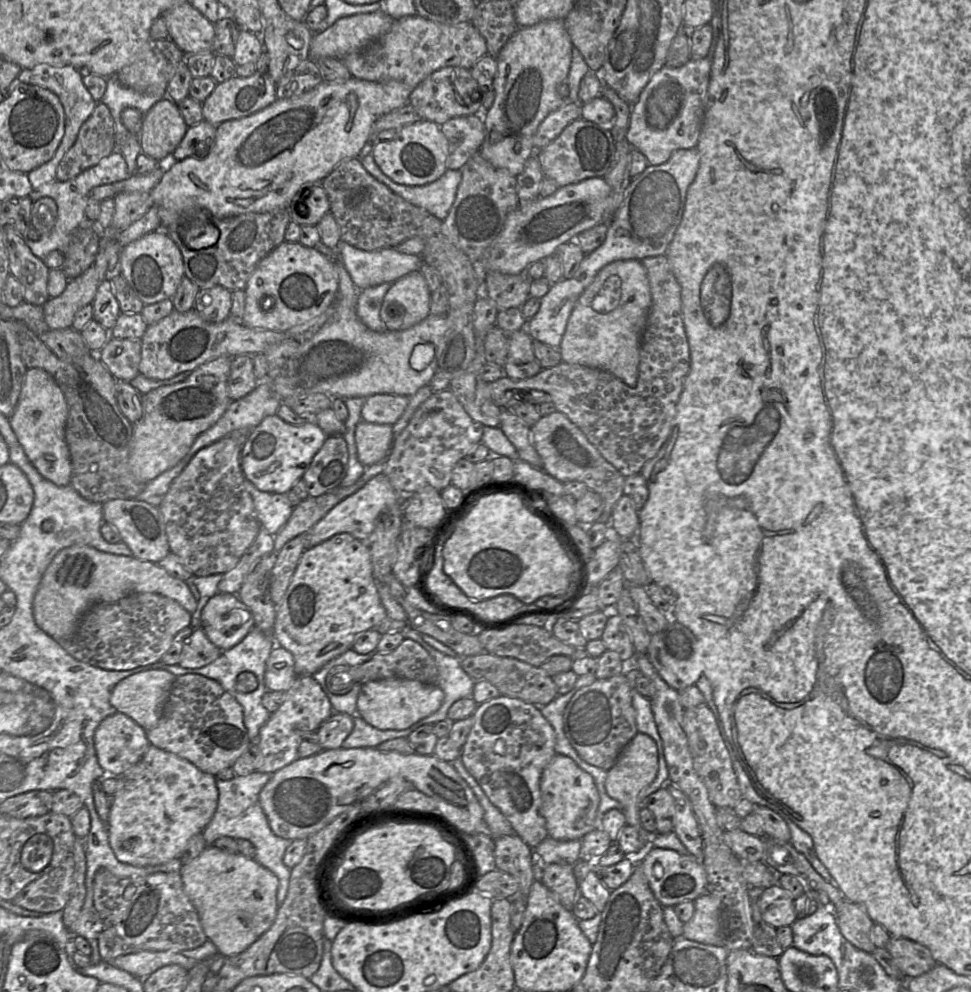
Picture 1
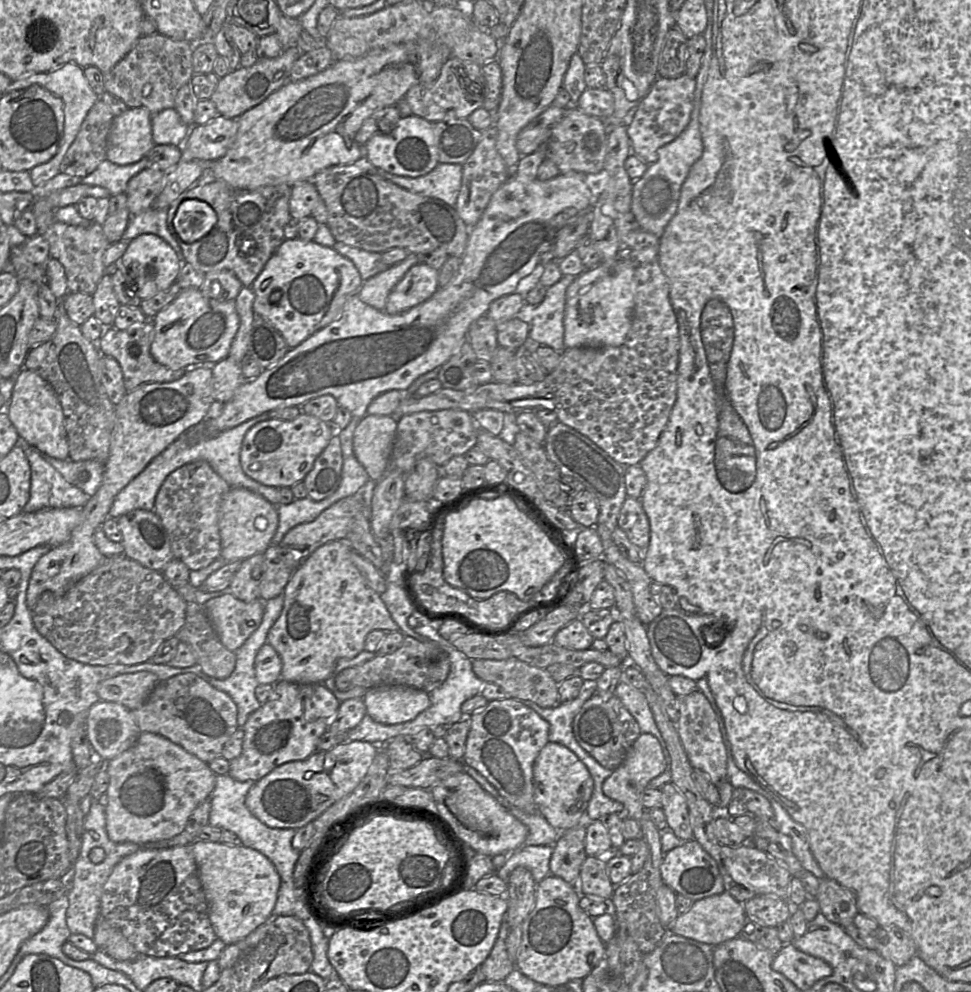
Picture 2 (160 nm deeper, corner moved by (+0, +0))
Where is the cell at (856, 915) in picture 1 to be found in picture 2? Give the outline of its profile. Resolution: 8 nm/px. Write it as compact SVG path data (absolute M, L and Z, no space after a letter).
M827 877L820 879L815 899L819 903L820 912L829 921L843 928L853 924L854 917L859 912L854 893Z

